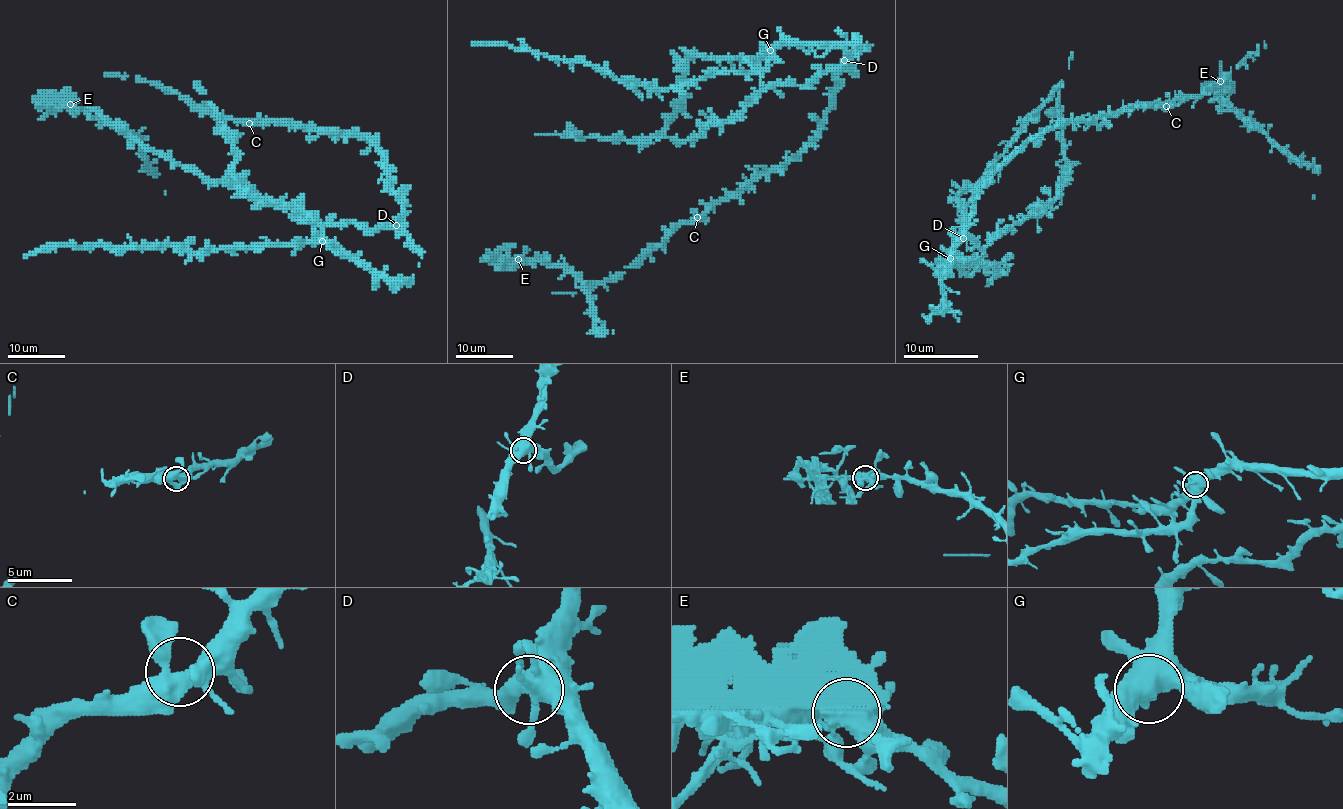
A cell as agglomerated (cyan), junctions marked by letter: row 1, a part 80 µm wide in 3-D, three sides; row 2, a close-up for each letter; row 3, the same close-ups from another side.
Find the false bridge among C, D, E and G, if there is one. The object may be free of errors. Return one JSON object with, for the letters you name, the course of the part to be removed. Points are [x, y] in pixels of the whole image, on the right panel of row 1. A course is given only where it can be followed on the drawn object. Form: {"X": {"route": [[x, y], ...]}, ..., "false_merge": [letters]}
{"E": {"route": [[1220, 82], [1220, 87], [1208, 102]]}, "false_merge": ["E"]}

